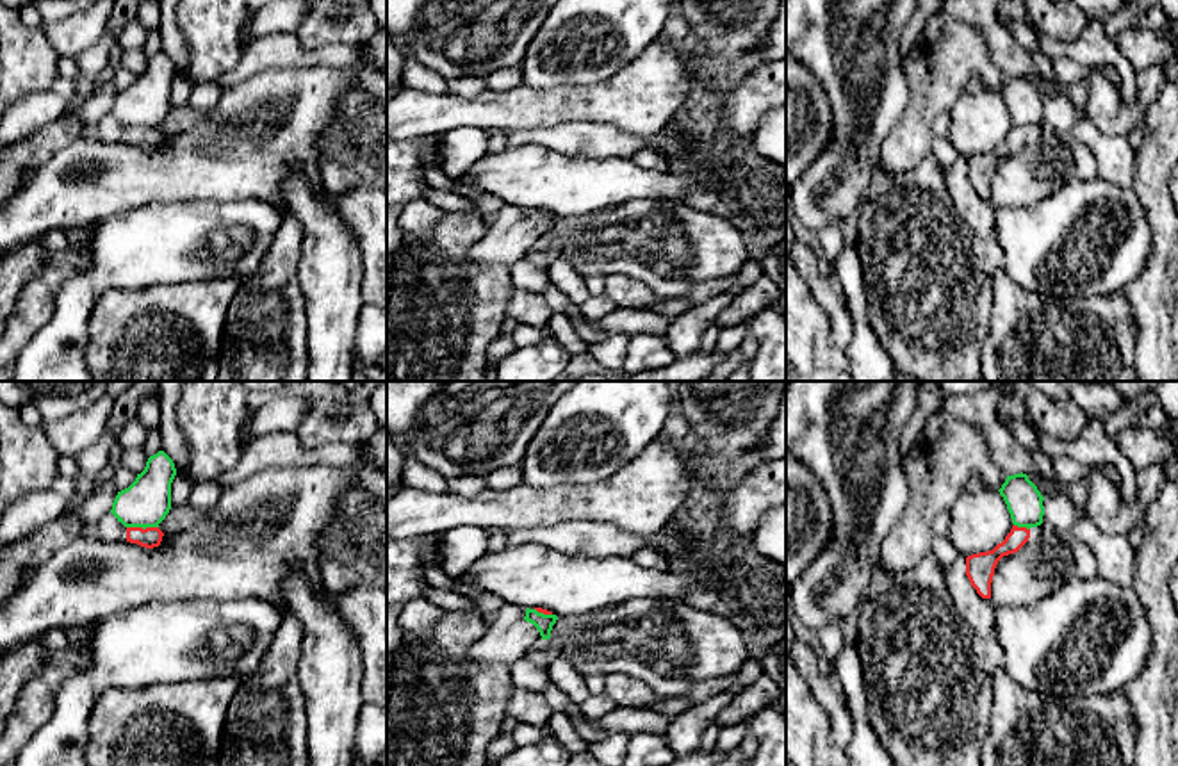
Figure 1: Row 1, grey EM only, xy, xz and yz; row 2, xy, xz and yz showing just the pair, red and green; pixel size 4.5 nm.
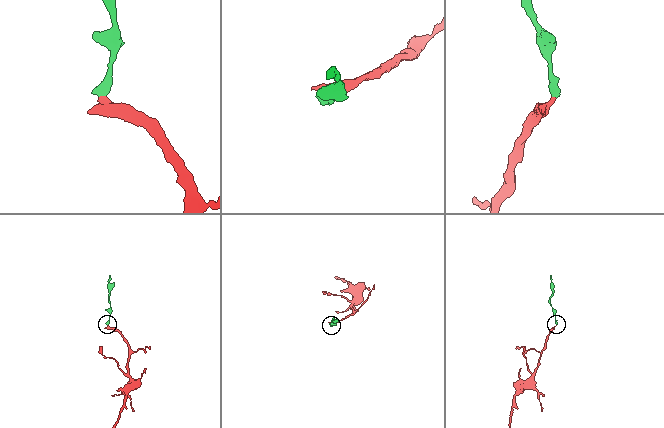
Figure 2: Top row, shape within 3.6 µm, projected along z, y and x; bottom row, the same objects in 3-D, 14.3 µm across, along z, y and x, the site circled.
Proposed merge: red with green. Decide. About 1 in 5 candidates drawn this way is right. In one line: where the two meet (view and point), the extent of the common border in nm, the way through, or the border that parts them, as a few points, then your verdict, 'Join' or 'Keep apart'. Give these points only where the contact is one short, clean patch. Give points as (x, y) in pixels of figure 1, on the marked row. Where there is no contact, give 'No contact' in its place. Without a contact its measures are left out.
Touches red at xy (141, 528). Shared border 140 nm. Boundary: xy (127, 526), (157, 528). Keep apart

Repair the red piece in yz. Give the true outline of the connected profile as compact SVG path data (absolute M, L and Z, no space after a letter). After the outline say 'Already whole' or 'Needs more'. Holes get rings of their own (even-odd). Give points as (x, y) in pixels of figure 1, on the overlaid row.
M1044 524L1037 527L1018 527L1012 526L1010 533L993 550L971 554L966 558L966 575L971 586L982 599L991 599L991 583L994 568L1003 556L1018 552L1030 536L1048 531Z. Needs more

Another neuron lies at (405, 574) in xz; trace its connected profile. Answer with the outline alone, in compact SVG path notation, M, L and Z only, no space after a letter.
M426 536L387 538L387 700L399 650L405 645L405 631L399 625L403 606L426 597L431 588L424 577L421 552Z

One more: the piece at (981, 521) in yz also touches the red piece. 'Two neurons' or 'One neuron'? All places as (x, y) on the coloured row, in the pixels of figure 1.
Two neurons

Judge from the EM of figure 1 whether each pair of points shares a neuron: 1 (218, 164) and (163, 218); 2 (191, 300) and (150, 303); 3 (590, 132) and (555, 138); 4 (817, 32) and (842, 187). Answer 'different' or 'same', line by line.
1: different
2: same
3: same
4: same

